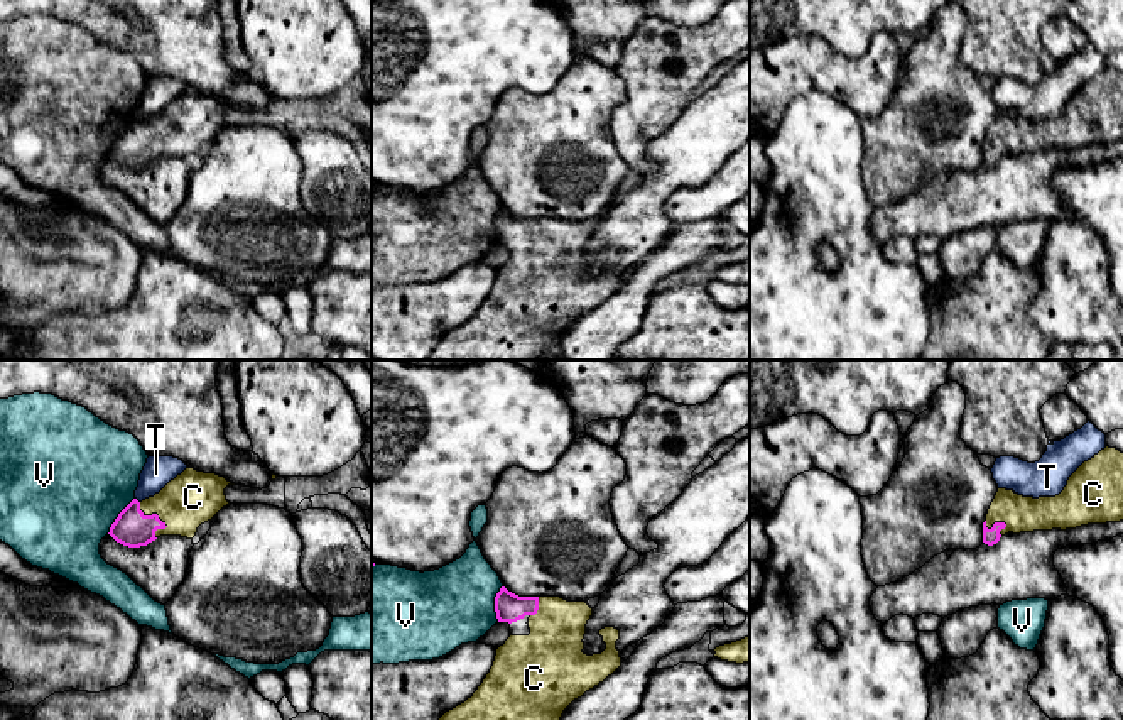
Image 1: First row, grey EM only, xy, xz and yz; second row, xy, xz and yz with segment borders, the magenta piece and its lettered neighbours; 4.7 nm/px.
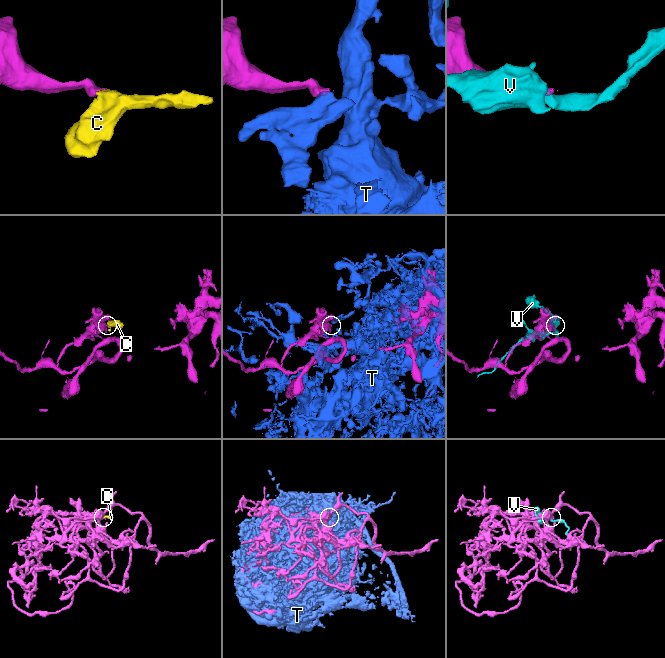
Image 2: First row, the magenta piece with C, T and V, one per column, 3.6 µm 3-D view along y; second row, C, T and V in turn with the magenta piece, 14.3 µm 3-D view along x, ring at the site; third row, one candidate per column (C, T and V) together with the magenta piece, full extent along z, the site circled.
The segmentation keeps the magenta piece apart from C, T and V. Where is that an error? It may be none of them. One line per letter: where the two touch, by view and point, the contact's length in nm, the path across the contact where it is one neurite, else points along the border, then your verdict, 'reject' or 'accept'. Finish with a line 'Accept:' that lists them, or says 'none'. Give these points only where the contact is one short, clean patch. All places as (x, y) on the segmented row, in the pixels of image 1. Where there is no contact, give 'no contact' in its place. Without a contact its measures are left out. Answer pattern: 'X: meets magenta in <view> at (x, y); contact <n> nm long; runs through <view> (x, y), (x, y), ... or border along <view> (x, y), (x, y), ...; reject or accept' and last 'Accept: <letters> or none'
C: meets magenta in xy at (157, 518); contact 190 nm long; runs through xy (134, 529), (146, 529), (157, 518), (179, 509), (193, 497); accept
T: meets magenta in xy at (137, 501); contact 40 nm long; reject
V: meets magenta in xy at (119, 516); contact 220 nm long; reject
Accept: C

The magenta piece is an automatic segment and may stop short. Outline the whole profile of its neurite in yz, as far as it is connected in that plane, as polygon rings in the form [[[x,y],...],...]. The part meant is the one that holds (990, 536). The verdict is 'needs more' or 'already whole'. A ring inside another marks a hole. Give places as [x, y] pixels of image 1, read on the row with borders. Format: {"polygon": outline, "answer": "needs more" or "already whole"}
{"polygon": [[[1106,446],[1084,461],[1055,497],[1023,497],[1013,490],[998,488],[983,522],[983,543],[993,546],[1001,536],[1052,529],[1076,529],[1088,524],[1123,521],[1123,453]]], "answer": "needs more"}

